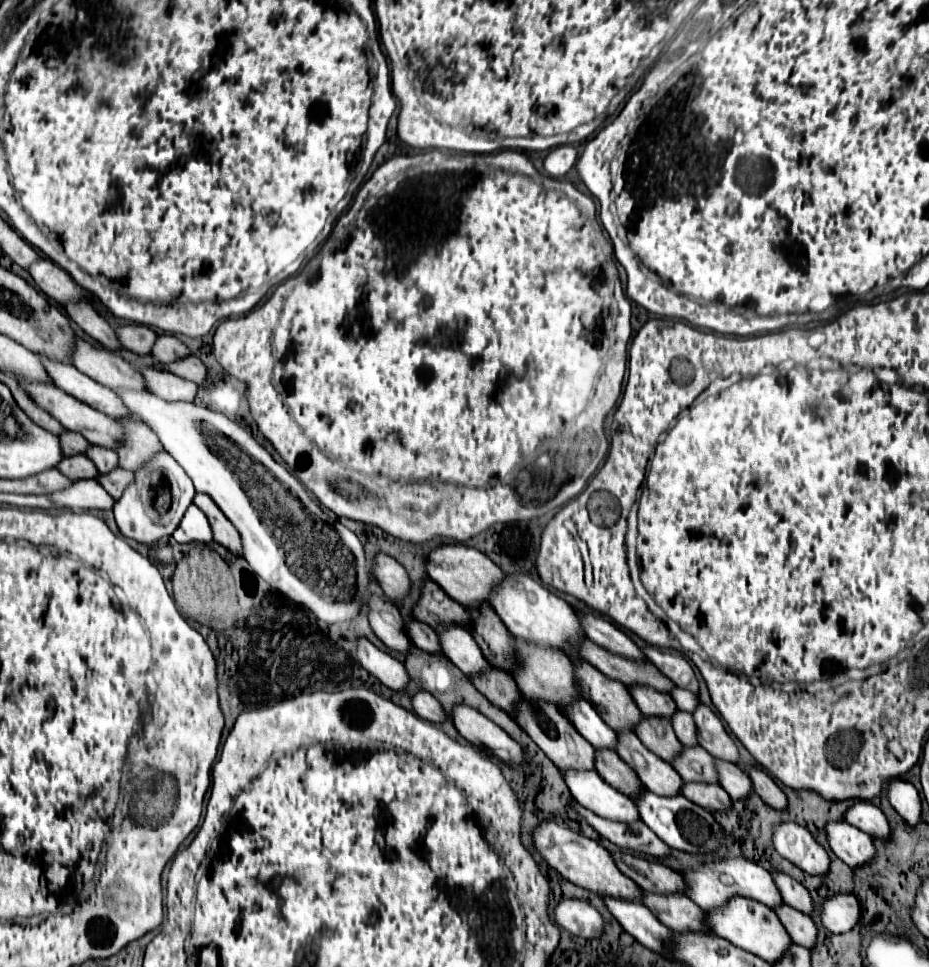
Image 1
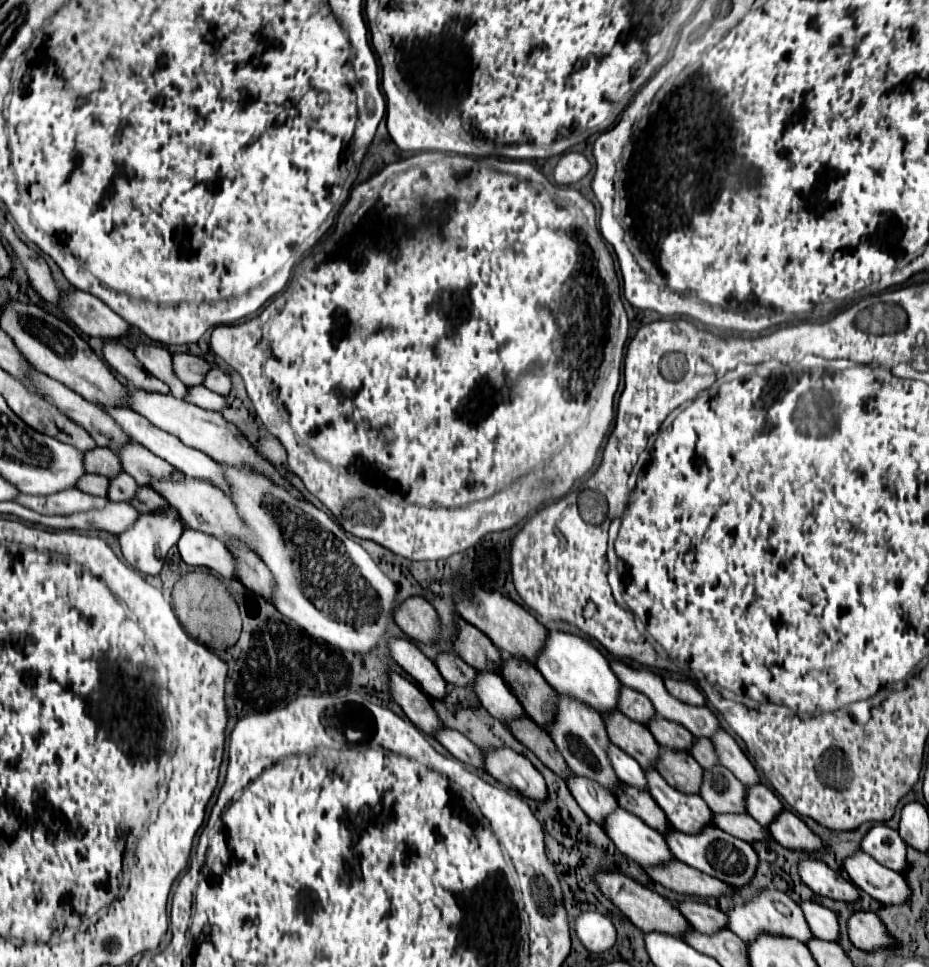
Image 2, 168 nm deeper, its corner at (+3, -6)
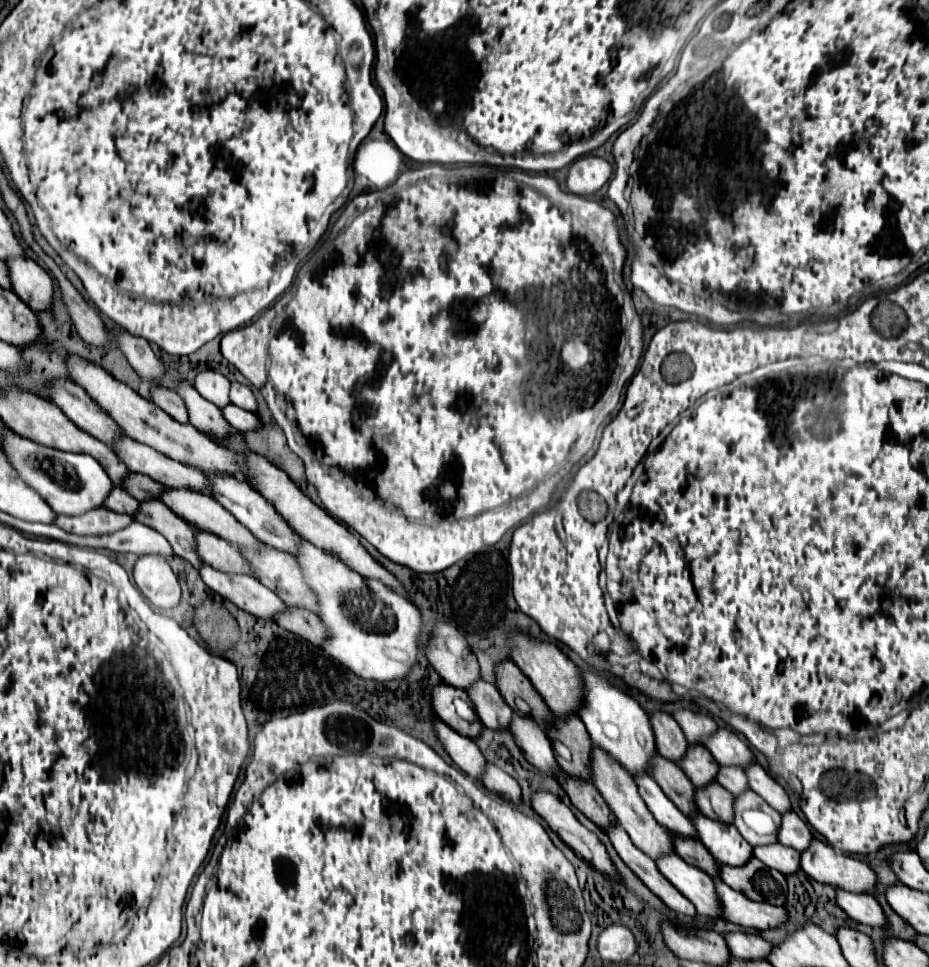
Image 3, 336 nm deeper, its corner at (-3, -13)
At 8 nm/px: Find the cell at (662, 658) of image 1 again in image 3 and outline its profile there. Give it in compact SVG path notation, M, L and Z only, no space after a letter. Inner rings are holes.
M680 710L674 714L674 720L680 724L680 728L684 730L686 734L686 740L690 746L698 746L698 744L704 744L706 740L704 738L710 738L718 726L716 722L710 718L710 716L704 716L704 714L696 714L696 712L690 712L690 710Z

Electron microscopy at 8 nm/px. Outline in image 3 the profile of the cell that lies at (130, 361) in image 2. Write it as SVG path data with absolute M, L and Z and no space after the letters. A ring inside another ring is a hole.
M152 386L152 400L156 406L160 406L166 414L176 418L178 422L182 424L188 422L188 408L174 390L168 390L164 386Z

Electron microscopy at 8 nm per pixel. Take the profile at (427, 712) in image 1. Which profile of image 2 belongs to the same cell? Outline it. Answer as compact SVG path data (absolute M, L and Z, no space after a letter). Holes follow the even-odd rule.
M440 727L434 731L434 739L438 739L456 759L460 759L468 765L474 765L478 769L484 769L482 751L470 739L466 739L462 733L458 733L456 729Z

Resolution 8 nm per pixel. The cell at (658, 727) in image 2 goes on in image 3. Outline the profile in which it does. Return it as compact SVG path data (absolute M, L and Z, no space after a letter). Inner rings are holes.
M690 746L684 762L680 762L680 768L684 768L696 788L706 788L716 780L720 764L716 764L712 754L704 746Z

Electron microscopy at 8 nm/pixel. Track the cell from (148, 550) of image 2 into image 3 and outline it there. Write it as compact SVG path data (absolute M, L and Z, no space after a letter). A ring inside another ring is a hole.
M140 556L134 566L134 580L140 592L160 610L170 610L180 604L180 584L168 566L168 560L160 556Z

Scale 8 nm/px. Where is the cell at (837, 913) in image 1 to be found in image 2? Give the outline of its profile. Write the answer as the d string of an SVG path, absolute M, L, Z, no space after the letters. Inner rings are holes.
M858 911L850 915L848 937L854 943L854 947L864 951L874 951L892 945L886 939L886 927L882 927L882 923L878 923L878 917L868 911Z

